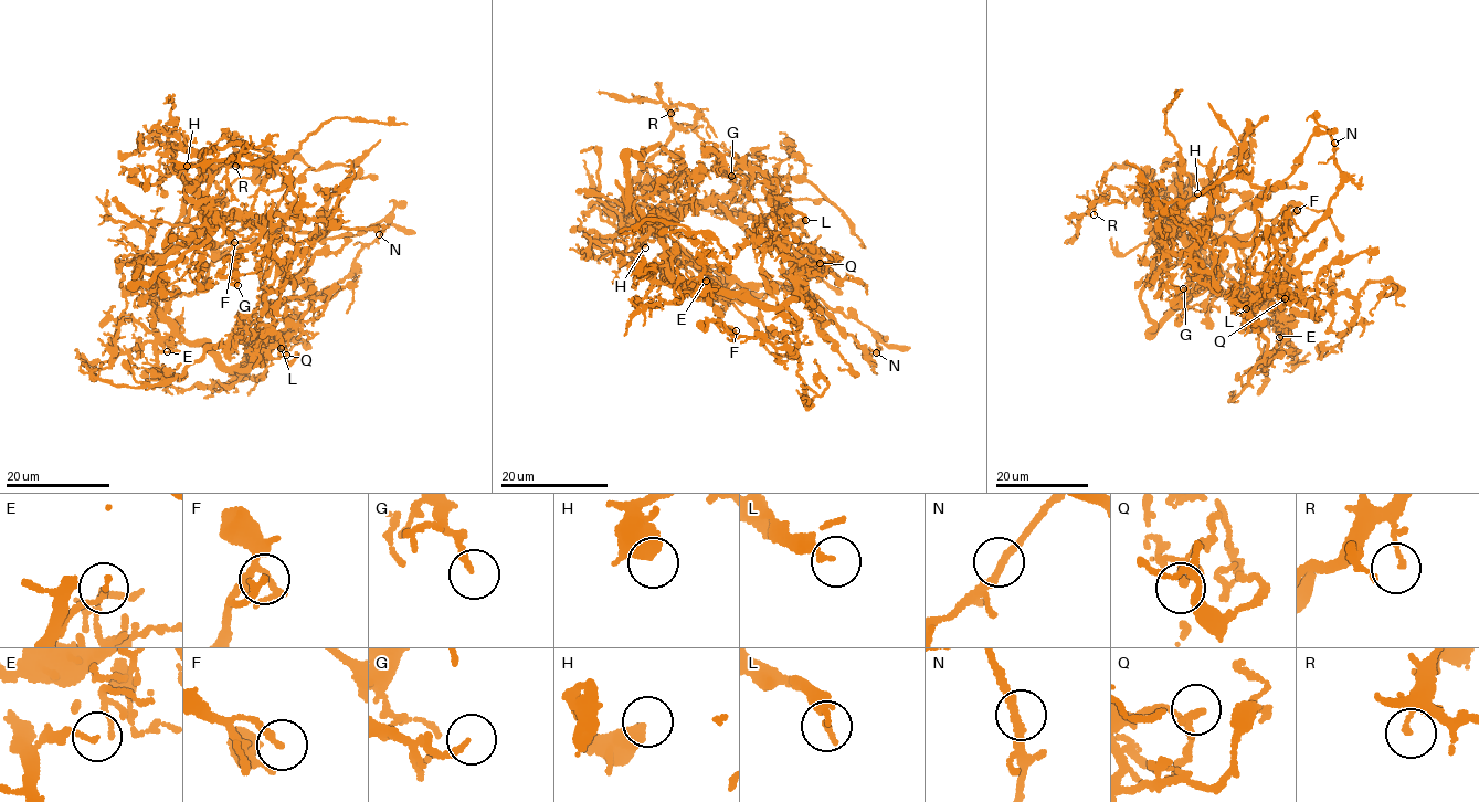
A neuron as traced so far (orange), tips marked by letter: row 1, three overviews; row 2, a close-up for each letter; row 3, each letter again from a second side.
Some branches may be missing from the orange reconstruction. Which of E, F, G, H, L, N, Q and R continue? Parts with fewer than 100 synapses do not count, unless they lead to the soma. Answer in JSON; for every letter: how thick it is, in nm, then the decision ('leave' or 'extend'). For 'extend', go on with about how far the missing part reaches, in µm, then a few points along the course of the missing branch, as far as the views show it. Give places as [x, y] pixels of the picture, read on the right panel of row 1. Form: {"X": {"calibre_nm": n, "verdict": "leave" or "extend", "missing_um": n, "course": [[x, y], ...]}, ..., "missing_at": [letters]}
{"E": {"calibre_nm": 140, "verdict": "leave"}, "F": {"calibre_nm": 200, "verdict": "leave"}, "G": {"calibre_nm": 170, "verdict": "leave"}, "H": {"calibre_nm": 600, "verdict": "leave"}, "L": {"calibre_nm": 150, "verdict": "leave"}, "N": {"calibre_nm": 180, "verdict": "leave"}, "Q": {"calibre_nm": 190, "verdict": "leave"}, "R": {"calibre_nm": 140, "verdict": "leave"}, "missing_at": []}

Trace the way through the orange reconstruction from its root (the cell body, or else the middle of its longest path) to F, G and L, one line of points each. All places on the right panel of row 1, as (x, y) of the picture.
F: (1219, 291), (1246, 294), (1267, 305), (1268, 286), (1289, 263), (1284, 228), (1297, 210)
G: (1219, 291), (1190, 250), (1179, 225), (1182, 220), (1174, 229), (1163, 267), (1173, 287), (1183, 288)
L: (1219, 291), (1246, 294), (1286, 315), (1317, 316), (1276, 292), (1259, 293), (1248, 304), (1233, 301), (1246, 308)

